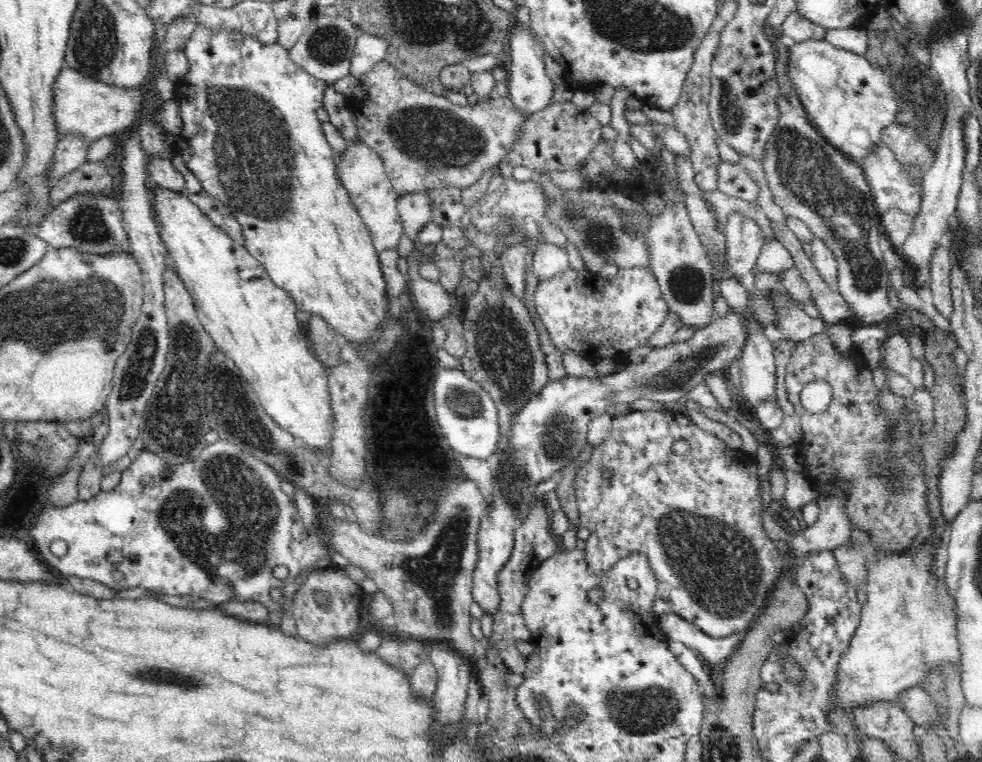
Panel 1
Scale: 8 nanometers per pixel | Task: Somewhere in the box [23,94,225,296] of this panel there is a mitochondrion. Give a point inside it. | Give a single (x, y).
(87, 227)

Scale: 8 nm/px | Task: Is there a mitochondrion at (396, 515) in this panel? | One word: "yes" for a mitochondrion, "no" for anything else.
yes

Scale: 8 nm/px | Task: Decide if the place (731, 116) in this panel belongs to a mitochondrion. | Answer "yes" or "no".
yes

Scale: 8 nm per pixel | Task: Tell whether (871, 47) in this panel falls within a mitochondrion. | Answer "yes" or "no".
no

